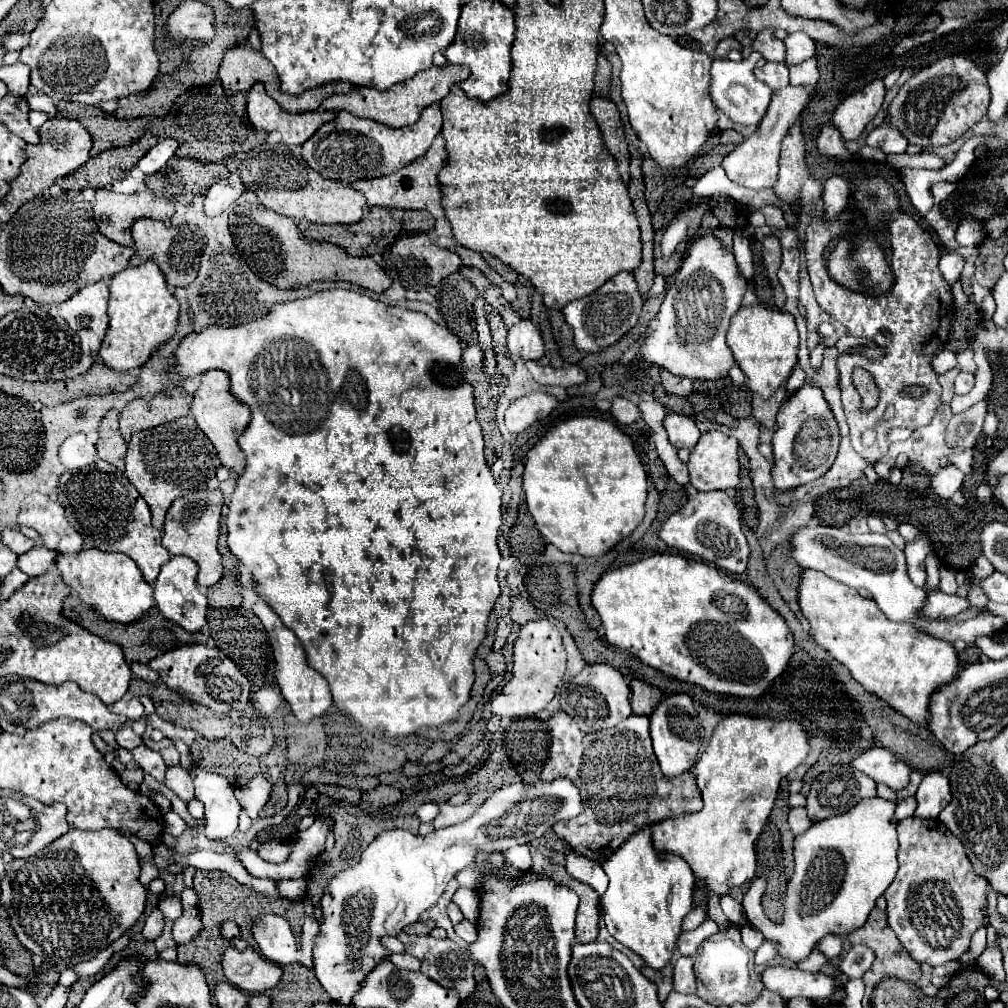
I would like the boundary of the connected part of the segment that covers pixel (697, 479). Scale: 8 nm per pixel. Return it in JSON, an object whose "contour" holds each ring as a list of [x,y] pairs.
{"contour":[[[710,431],[700,437],[690,451],[688,461],[690,483],[698,491],[726,491],[738,485],[738,441],[720,431]]]}

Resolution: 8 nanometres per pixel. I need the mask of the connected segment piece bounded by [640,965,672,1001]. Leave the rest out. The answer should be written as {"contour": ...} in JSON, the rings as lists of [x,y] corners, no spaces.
{"contour":[[[644,965],[642,969],[642,975],[646,975],[650,981],[656,983],[658,987],[658,997],[660,1001],[664,1001],[668,997],[668,993],[672,991],[672,965],[666,965],[664,969],[652,969],[648,965]]]}

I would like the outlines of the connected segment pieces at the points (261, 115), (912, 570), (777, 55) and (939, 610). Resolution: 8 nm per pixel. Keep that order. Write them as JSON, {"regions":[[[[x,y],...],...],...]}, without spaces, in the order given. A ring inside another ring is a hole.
{"regions":[[[[256,83],[246,95],[246,115],[256,129],[280,131],[284,145],[302,145],[322,123],[336,117],[334,111],[318,109],[306,113],[288,113],[264,91],[262,83]]],[[[918,535],[916,541],[906,543],[904,555],[906,555],[906,571],[910,581],[916,587],[922,587],[926,583],[926,571],[924,571],[924,557],[932,549],[930,541],[926,535]]],[[[772,27],[762,29],[762,33],[752,41],[752,49],[760,51],[768,61],[784,61],[784,55],[786,55],[786,47],[774,35]]],[[[942,591],[932,593],[926,597],[926,607],[918,611],[918,617],[922,619],[950,619],[962,611],[968,609],[968,601],[960,599],[956,595],[946,595]]]]}

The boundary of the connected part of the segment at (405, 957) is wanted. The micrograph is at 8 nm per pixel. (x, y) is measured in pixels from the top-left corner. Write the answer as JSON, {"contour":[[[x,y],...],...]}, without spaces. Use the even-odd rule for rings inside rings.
{"contour":[[[394,953],[394,955],[390,955],[390,961],[400,969],[410,969],[410,971],[420,969],[420,961],[408,953]]]}

